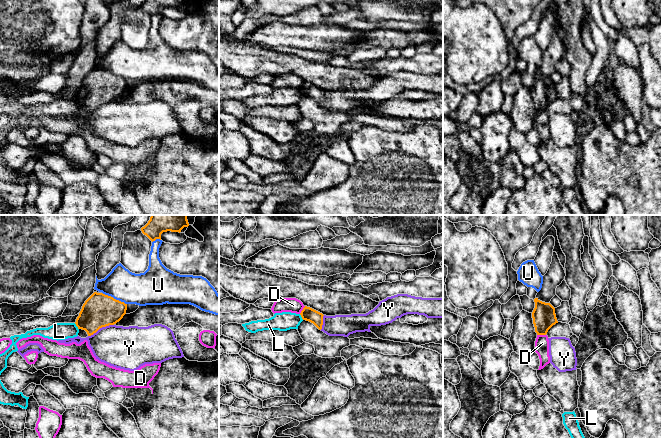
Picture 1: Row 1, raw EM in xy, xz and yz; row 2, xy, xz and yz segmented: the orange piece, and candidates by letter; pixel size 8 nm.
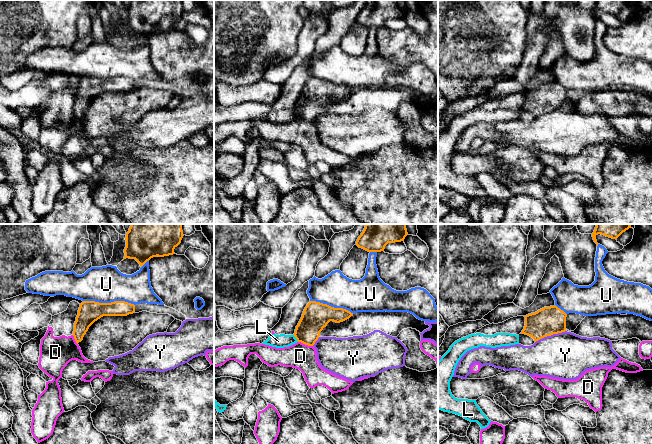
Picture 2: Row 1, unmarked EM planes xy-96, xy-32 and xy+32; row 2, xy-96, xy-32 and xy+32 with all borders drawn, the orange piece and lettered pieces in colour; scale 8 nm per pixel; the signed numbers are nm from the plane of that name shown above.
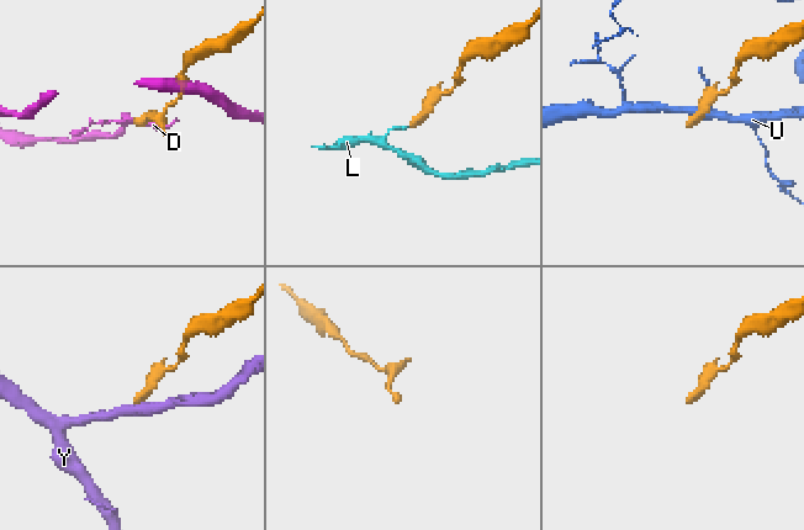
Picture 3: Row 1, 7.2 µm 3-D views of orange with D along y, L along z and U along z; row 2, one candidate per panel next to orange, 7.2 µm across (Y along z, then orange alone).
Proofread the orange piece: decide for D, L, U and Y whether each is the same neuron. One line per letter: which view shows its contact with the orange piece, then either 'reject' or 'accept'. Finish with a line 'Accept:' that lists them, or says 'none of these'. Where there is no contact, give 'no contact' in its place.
D: yz | reject
L: xy | reject
U: xy | reject
Y: xy | reject
Accept: none of these

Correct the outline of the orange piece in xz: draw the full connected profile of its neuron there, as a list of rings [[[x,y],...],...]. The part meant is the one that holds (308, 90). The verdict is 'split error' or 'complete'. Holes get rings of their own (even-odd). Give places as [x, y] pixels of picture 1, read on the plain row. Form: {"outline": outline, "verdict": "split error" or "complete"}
{"outline": [[[305,82],[300,89],[303,96],[313,99],[319,106],[322,105],[323,101],[323,90]]], "verdict": "complete"}

